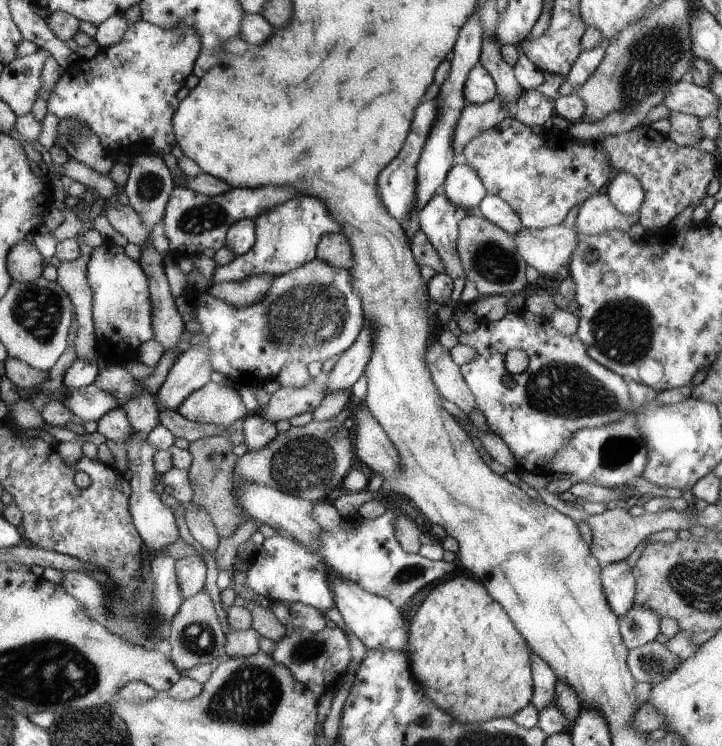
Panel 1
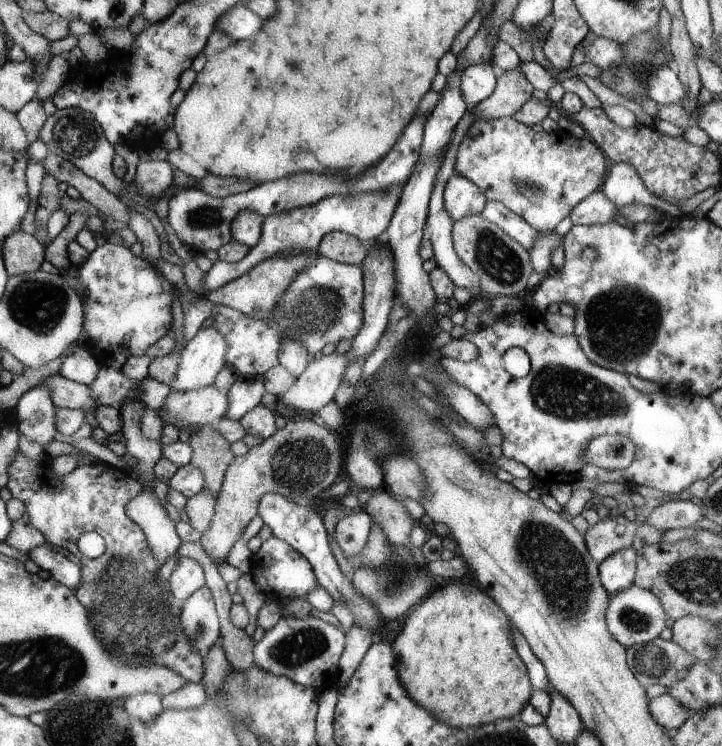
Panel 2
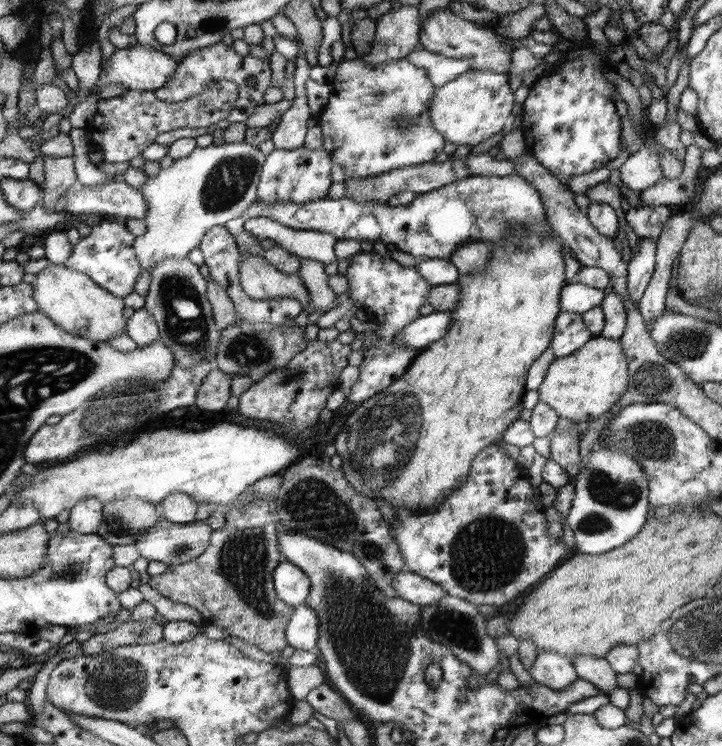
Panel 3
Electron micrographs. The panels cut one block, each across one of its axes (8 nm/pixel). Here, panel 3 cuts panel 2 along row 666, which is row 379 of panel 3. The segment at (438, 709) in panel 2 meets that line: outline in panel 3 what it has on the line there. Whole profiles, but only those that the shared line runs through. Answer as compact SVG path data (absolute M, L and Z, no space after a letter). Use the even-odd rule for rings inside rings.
M555 234L548 237L532 235L524 240L524 243L517 249L504 243L488 244L491 260L482 272L473 274L459 273L456 283L460 285L460 294L456 307L450 312L452 325L444 338L428 345L426 349L420 350L415 357L413 364L396 382L387 389L375 394L368 400L357 405L350 416L346 418L344 427L334 440L337 455L342 457L341 469L346 474L348 482L355 487L355 490L364 490L367 497L372 500L385 500L392 508L436 508L447 500L448 495L458 488L471 472L473 461L480 451L487 449L502 440L509 426L519 420L519 414L523 410L522 397L526 391L527 373L543 352L551 346L551 341L555 332L555 321L560 313L560 301L562 300L562 290L566 286L564 278L564 260L562 260L562 240Z

